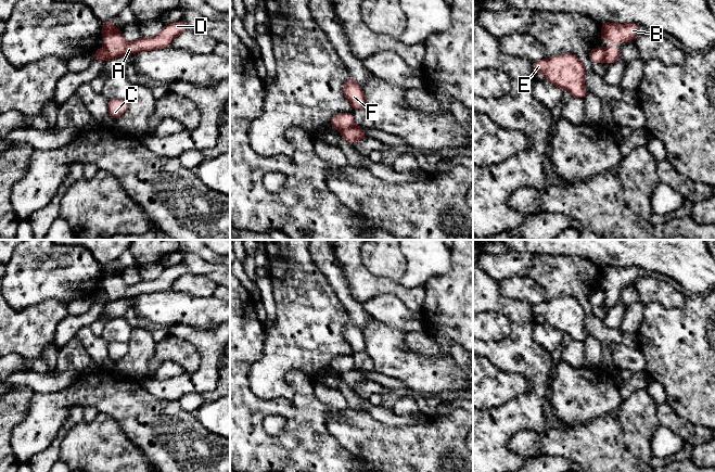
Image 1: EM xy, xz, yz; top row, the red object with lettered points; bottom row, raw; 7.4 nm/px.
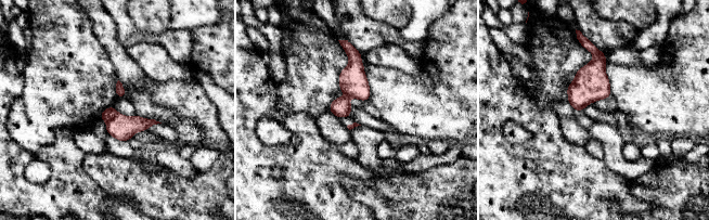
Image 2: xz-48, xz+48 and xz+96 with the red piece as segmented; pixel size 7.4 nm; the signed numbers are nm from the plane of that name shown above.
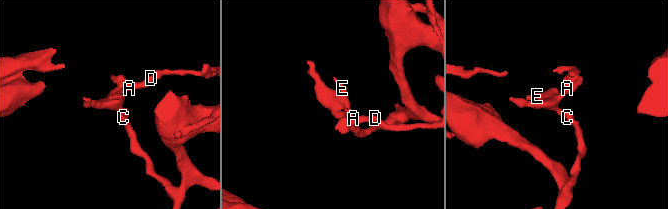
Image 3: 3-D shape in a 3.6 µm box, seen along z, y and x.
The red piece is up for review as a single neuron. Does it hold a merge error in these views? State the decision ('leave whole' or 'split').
split

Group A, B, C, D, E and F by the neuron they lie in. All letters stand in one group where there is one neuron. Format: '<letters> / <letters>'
A B D / C E F

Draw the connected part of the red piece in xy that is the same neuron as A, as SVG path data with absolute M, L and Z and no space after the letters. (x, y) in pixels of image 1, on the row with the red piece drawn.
M180 20L178 22L165 25L161 33L153 37L141 37L137 41L127 42L112 21L102 23L101 37L106 41L105 56L101 60L107 60L130 55L140 51L150 51L166 48L173 39L181 33L188 30L186 24Z

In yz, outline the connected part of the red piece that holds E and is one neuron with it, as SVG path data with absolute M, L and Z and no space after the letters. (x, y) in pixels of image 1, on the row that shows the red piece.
M563 53L551 59L533 62L532 69L535 74L542 73L544 78L562 90L570 91L574 98L584 99L586 97L585 66L575 54Z

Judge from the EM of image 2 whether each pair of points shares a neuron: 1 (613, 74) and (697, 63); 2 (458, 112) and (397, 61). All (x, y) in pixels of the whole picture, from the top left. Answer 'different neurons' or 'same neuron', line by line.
1: same neuron
2: different neurons

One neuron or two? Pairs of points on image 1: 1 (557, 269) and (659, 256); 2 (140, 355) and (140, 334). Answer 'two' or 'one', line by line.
1: two
2: one

